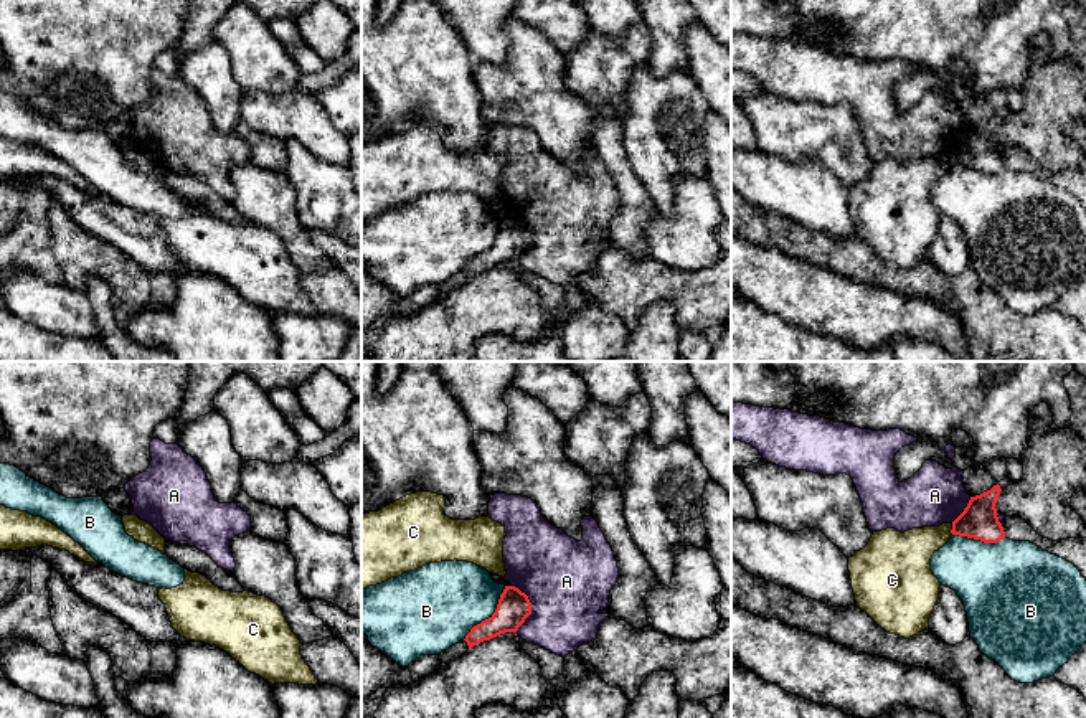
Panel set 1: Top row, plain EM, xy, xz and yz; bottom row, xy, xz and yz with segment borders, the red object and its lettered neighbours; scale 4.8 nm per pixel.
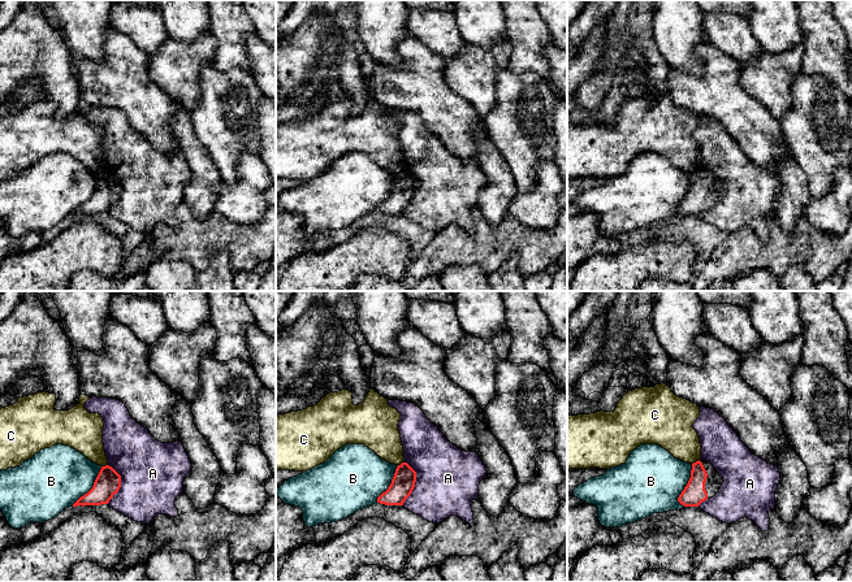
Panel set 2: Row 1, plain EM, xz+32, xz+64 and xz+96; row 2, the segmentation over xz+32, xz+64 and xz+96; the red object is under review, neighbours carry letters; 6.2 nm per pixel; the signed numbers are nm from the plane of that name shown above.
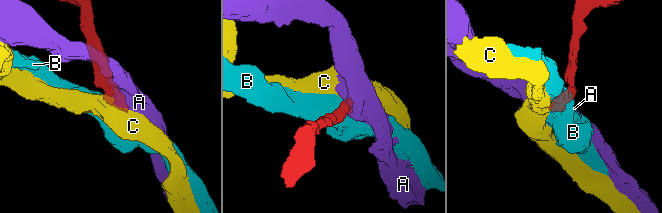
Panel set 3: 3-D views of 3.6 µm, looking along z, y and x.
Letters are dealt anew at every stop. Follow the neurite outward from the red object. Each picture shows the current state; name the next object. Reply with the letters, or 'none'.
none

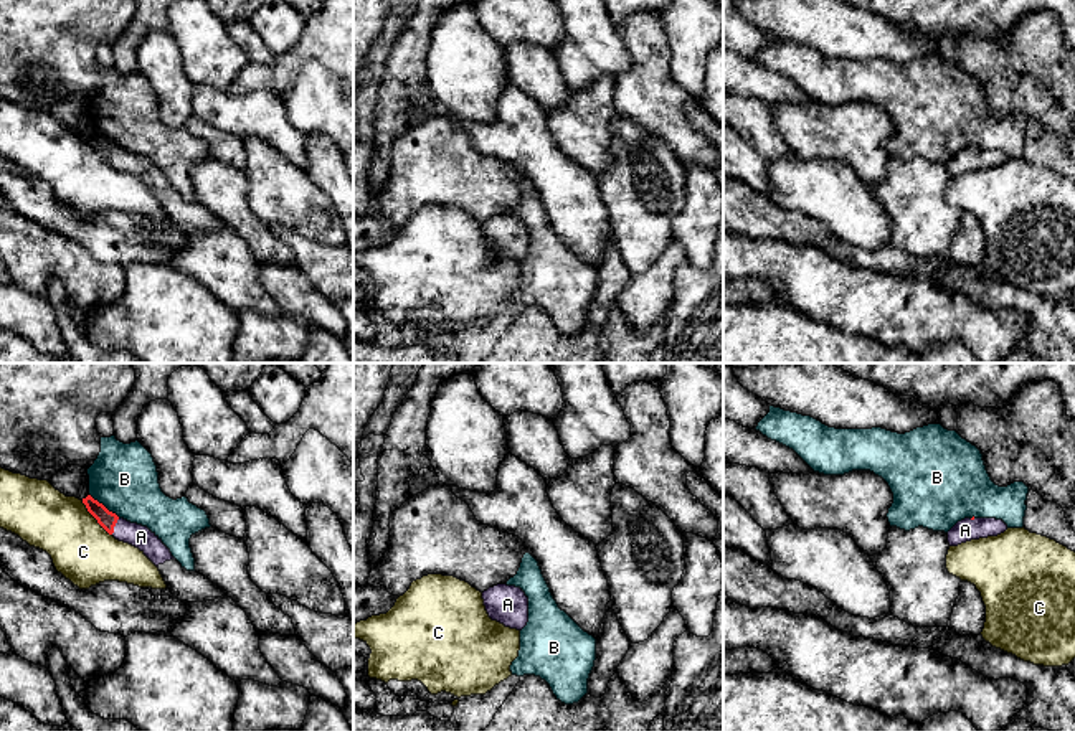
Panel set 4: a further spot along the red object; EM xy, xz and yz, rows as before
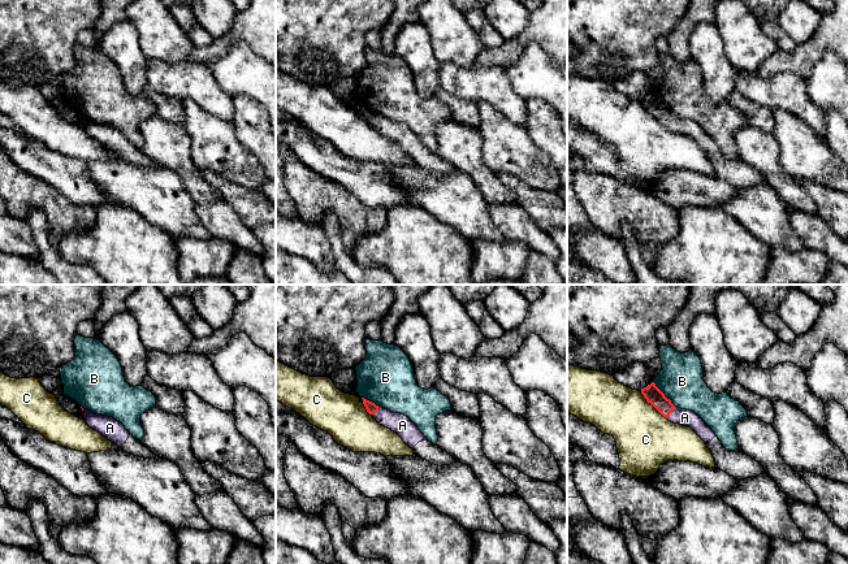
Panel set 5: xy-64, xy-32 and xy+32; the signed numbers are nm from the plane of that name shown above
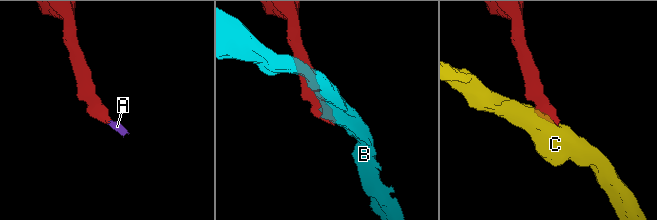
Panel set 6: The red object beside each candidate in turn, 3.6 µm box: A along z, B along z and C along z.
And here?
A

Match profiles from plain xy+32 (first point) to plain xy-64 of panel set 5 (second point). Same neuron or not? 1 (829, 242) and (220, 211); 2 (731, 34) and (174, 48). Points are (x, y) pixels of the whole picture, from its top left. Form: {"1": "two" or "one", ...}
{"1": "one", "2": "one"}

